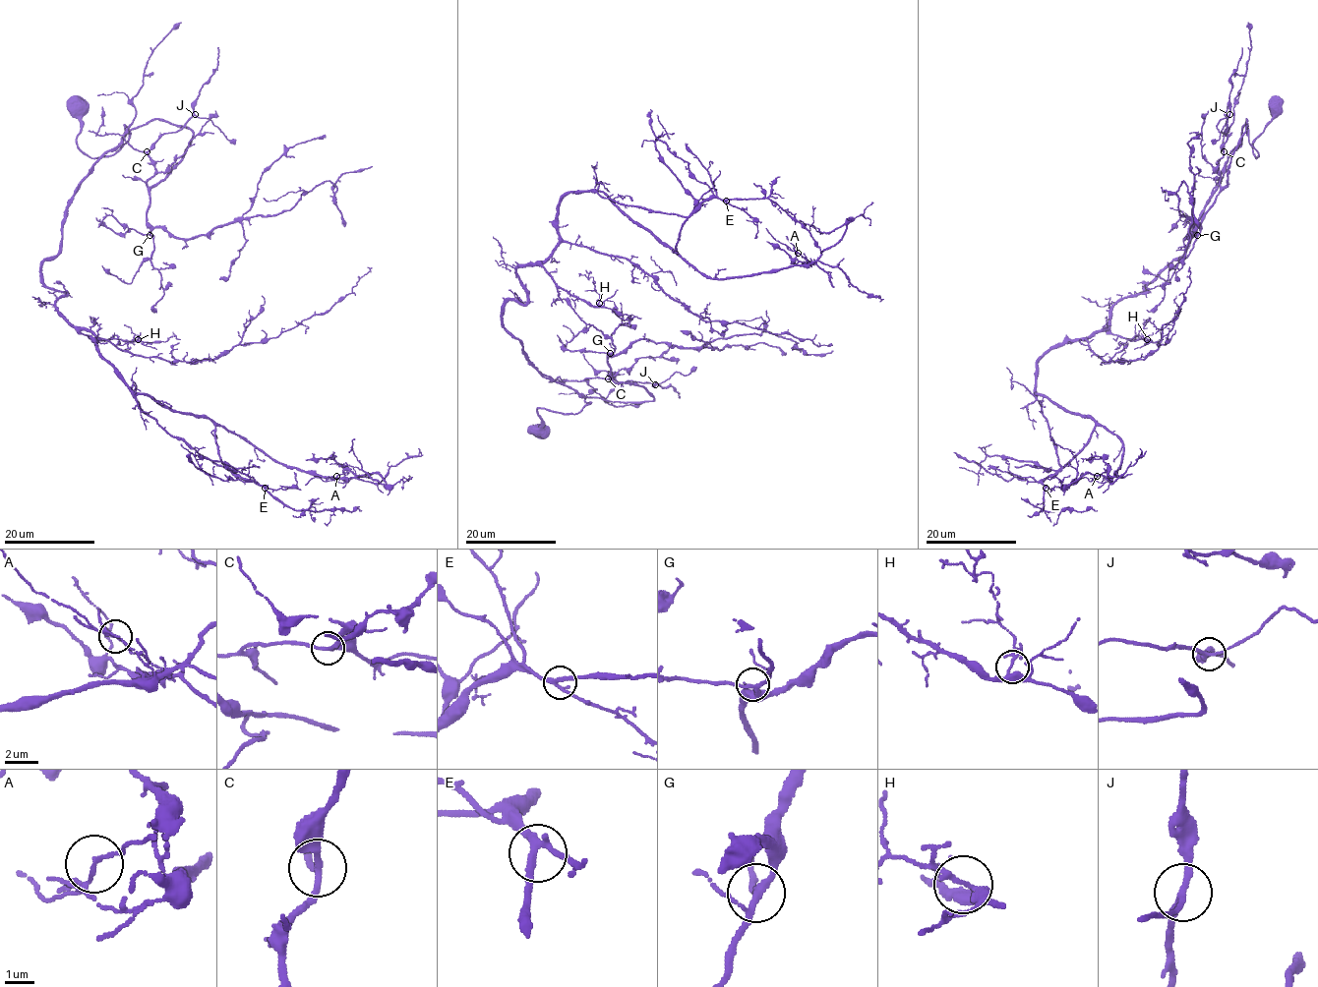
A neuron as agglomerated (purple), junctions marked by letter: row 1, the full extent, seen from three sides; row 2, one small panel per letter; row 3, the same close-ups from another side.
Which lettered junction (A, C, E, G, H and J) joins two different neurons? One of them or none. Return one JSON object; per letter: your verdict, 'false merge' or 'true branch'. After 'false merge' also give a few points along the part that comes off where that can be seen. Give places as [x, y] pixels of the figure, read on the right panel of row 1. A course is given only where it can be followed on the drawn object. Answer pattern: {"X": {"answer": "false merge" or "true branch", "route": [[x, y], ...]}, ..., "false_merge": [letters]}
{"A": {"answer": "false merge", "route": [[1098, 475], [1108, 470], [1103, 458], [1086, 460]]}, "C": {"answer": "true branch"}, "E": {"answer": "true branch"}, "G": {"answer": "true branch"}, "H": {"answer": "true branch"}, "J": {"answer": "true branch"}, "false_merge": ["A"]}

